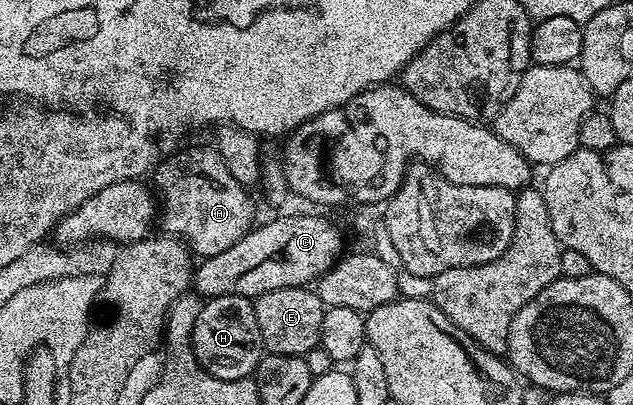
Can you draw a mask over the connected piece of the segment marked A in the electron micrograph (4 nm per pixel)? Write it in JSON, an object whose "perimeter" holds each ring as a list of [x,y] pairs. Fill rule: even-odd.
{"perimeter":[[[215,147],[188,148],[165,160],[163,157],[151,173],[150,180],[158,197],[158,220],[164,223],[163,231],[184,241],[197,257],[230,250],[234,242],[254,227],[249,189],[230,174]]]}

